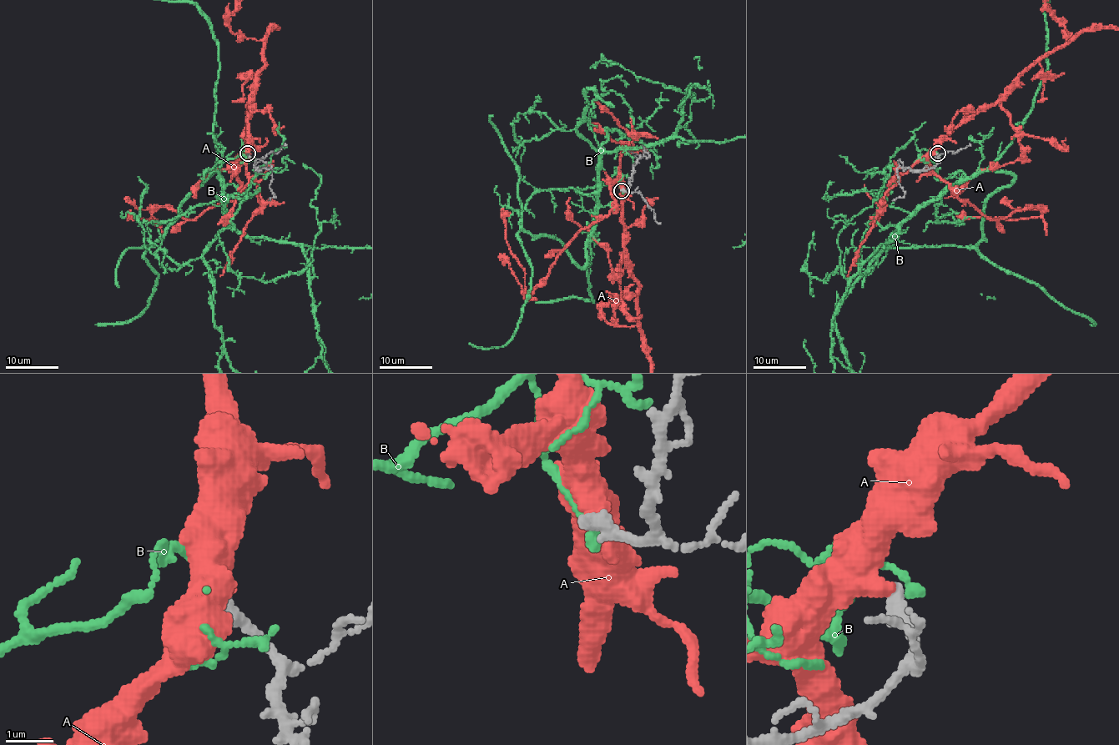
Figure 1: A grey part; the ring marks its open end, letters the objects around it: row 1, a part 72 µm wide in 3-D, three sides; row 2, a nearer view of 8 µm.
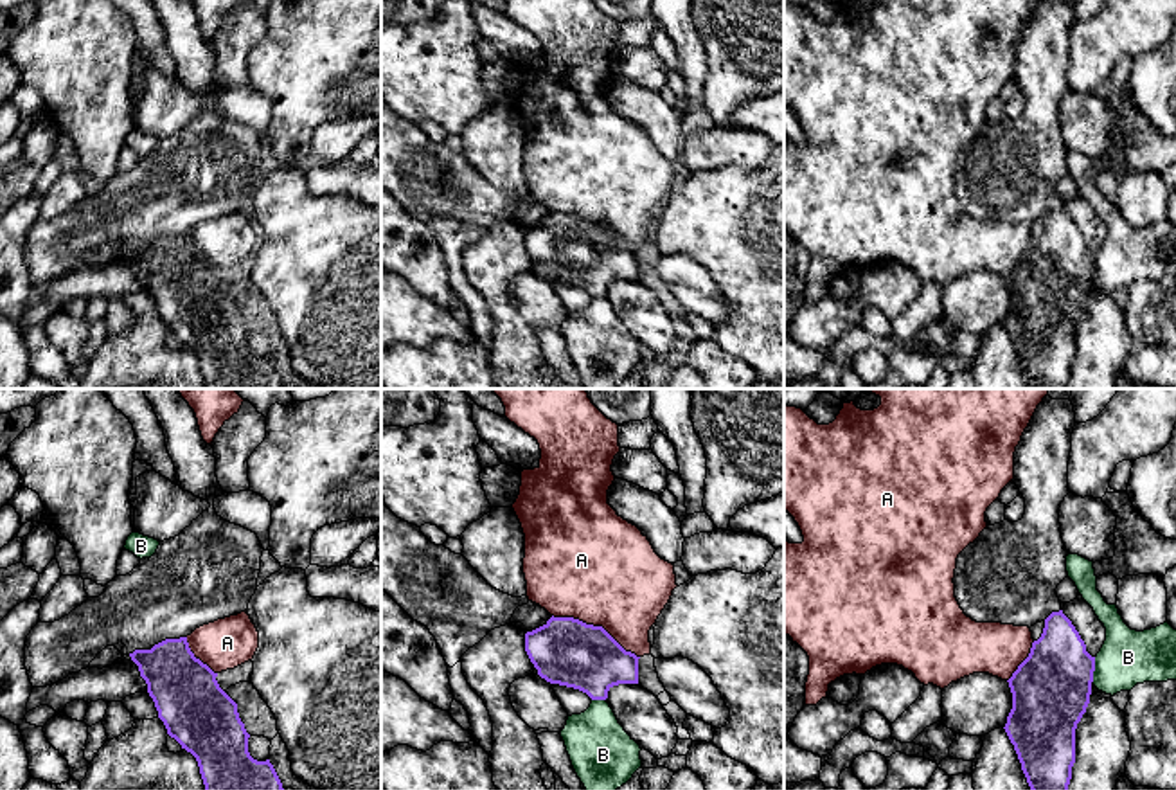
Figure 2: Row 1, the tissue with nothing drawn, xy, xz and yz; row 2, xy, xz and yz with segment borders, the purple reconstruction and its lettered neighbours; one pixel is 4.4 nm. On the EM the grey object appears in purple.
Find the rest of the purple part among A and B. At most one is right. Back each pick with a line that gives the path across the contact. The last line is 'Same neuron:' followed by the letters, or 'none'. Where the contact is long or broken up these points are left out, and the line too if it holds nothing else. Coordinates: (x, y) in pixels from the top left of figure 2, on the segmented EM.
Same neuron: none

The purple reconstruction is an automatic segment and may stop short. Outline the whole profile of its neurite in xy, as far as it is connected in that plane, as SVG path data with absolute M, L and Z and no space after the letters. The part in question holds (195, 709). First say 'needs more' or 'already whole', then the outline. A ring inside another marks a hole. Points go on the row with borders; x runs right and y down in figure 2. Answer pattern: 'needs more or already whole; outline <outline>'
already whole; outline M187 637L129 657L167 734L196 758L205 790L284 790L270 759L250 756L237 704L219 687L218 673L194 657Z

